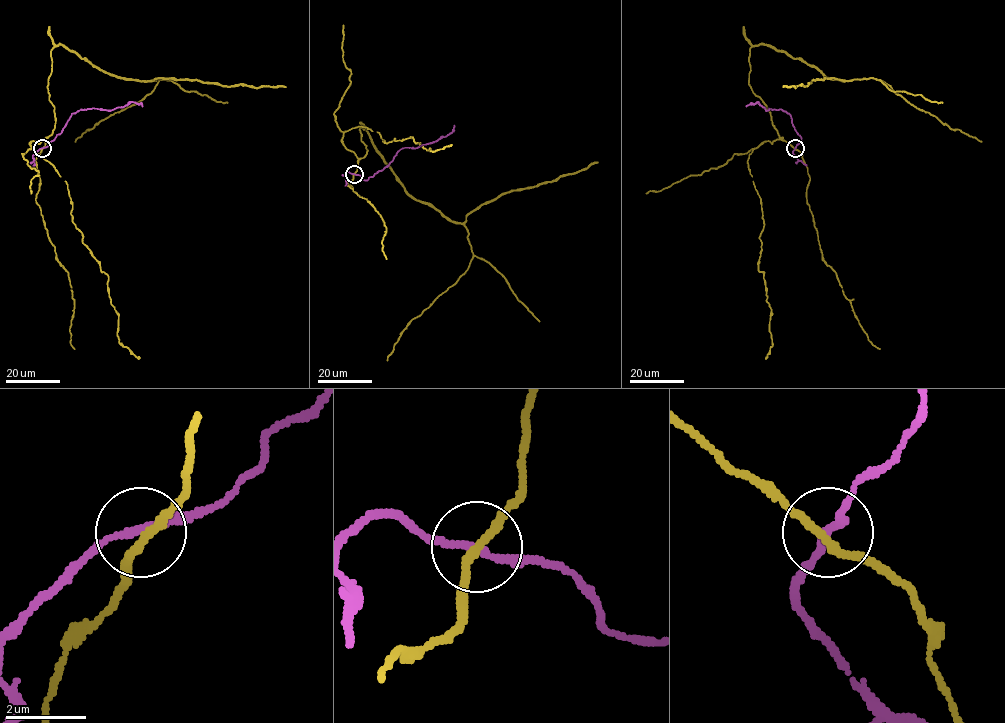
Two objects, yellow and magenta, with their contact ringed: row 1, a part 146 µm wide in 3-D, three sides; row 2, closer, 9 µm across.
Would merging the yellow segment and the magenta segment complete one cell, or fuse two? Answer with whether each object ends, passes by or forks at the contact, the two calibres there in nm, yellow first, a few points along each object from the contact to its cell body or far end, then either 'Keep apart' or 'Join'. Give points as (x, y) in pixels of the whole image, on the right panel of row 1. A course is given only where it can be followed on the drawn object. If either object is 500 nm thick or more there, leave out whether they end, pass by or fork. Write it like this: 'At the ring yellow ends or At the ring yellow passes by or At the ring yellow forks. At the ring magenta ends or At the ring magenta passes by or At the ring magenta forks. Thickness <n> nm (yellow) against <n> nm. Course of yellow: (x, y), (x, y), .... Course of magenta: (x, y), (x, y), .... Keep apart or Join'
At the ring yellow passes by. At the ring magenta passes by. Thickness 200 nm (yellow) against 170 nm. Course of yellow: (795, 148), (782, 140), (750, 87), (751, 47), (784, 50), (825, 77), (884, 81), (981, 142). Course of magenta: (795, 148), (801, 138), (788, 113), (780, 109), (766, 110), (758, 101), (746, 106). Keep apart

